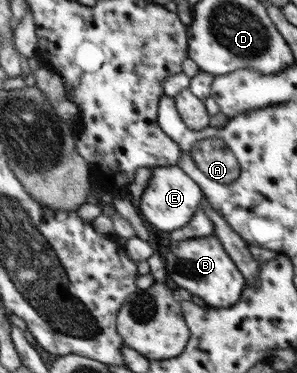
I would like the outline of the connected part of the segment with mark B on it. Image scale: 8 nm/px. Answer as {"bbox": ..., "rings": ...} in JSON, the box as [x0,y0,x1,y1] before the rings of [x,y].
{"bbox":[162,235,247,308],"rings":[[[215,235],[182,240],[172,243],[167,249],[166,256],[162,257],[165,269],[180,289],[196,294],[207,306],[224,308],[234,306],[240,300],[247,280]]]}

